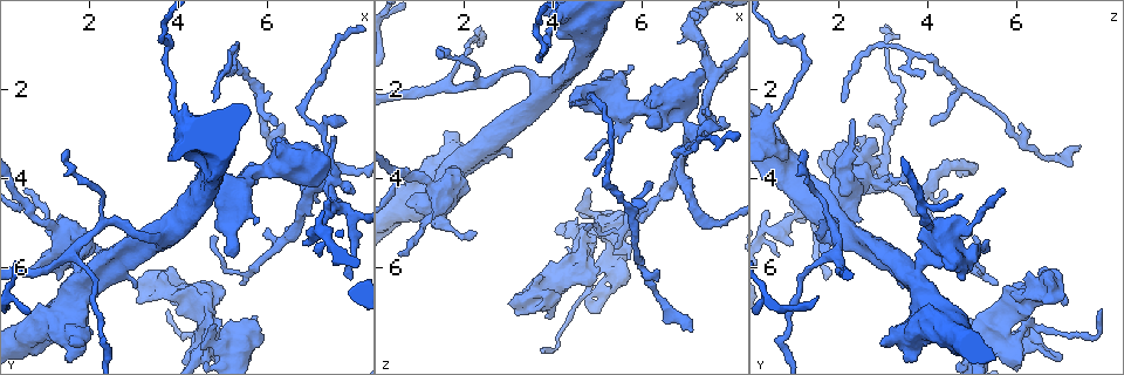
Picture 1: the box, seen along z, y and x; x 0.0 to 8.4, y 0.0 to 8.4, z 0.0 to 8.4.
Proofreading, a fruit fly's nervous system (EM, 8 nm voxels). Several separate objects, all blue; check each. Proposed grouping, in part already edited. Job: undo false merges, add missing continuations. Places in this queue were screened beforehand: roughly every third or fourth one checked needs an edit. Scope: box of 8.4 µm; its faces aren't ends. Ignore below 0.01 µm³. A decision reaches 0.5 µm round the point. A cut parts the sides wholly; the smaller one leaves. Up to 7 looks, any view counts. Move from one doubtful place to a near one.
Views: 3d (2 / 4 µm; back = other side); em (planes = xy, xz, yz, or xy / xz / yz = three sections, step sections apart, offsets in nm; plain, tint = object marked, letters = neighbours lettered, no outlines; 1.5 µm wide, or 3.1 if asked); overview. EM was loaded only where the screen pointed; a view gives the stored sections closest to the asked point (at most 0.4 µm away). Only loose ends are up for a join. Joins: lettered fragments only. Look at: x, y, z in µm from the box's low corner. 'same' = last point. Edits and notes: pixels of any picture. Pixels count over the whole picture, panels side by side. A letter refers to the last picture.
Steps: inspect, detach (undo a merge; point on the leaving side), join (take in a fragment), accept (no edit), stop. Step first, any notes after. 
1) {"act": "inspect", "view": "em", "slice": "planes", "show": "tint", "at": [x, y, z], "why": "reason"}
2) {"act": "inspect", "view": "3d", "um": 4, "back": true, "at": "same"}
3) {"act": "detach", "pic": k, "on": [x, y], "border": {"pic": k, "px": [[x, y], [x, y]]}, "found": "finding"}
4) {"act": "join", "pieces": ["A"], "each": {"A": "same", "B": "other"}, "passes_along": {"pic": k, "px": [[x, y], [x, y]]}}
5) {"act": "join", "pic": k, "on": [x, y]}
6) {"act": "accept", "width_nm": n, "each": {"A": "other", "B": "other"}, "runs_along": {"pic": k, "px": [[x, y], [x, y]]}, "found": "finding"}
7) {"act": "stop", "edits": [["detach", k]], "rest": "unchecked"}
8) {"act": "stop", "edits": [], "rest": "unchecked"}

{"act": "inspect", "view": "em", "slice": "planes", "show": "tint", "at": [1.80, 6.20, 3.75], "why": "three-way junction"}

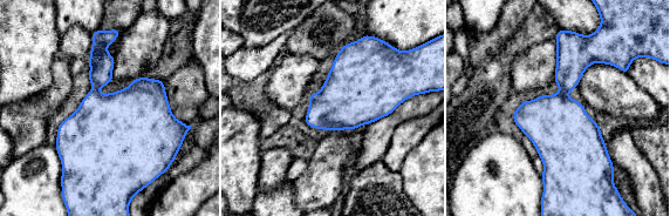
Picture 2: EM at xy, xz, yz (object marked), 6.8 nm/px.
{"act": "inspect", "view": "em", "slice": "planes", "show": "letters", "at": "same", "why": "see the neighbours"}

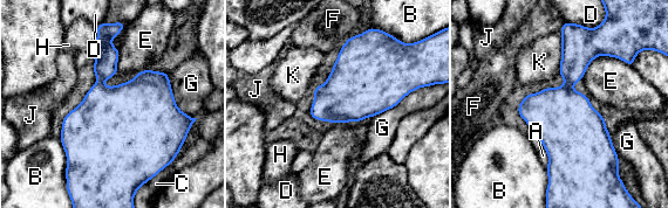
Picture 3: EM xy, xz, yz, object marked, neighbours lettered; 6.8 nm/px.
{"act": "accept", "width_nm": 400, "each": {"A": "other", "B": "other", "C": "other", "D": "other", "E": "other", "F": "other", "G": "other", "H": "other", "J": "other", "K": "other"}, "border": {"pic": 3, "px": [[632, 66], [599, 55], [580, 80]]}, "found": "continuous, no second neuron"}

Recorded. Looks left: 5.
{"act": "inspect", "view": "em", "slice": "planes", "show": "letters", "at": [3.75, 6.90, 7.90], "why": "an open end"}

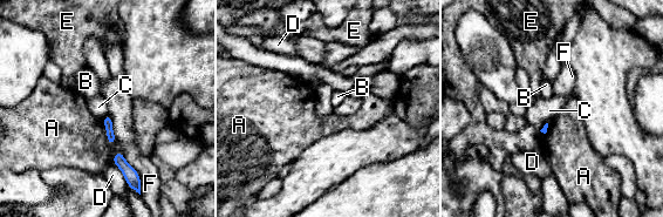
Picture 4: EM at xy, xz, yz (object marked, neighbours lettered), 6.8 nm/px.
{"act": "accept", "each": {"A": "other", "B": "other", "C": "other", "D": "other", "E": "other", "F": "other"}, "found": "no lettered fragment goes on from it"}

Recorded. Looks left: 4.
{"act": "inspect", "view": "3d", "um": 2, "back": true, "at": [7.10, 3.30, 7.40], "why": "thin end"}

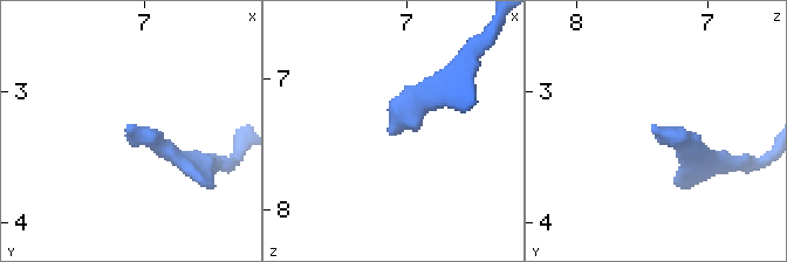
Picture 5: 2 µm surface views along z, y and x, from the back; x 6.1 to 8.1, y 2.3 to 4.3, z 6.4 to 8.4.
{"act": "inspect", "view": "em", "slice": "planes", "show": "letters", "at": [7.14, 3.30, 7.44], "why": "need the tissue"}

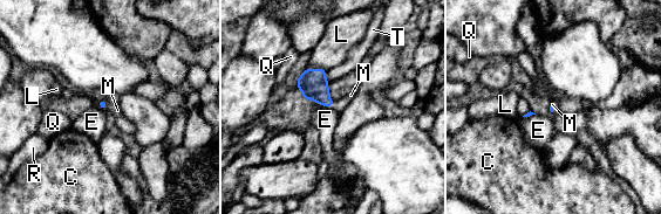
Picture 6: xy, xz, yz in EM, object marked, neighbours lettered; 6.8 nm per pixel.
{"act": "join", "pieces": ["M"], "each": {"C": "other", "E": "other", "L": "other", "M": "same", "Q": "other", "R": "other", "T": "other"}, "passes_along": {"pic": 6, "px": [[313, 84], [333, 103], [339, 105]]}, "found": "it goes on there"}

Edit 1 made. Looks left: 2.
{"act": "stop", "edits": [["join", 6]], "rest": "unchecked"}

